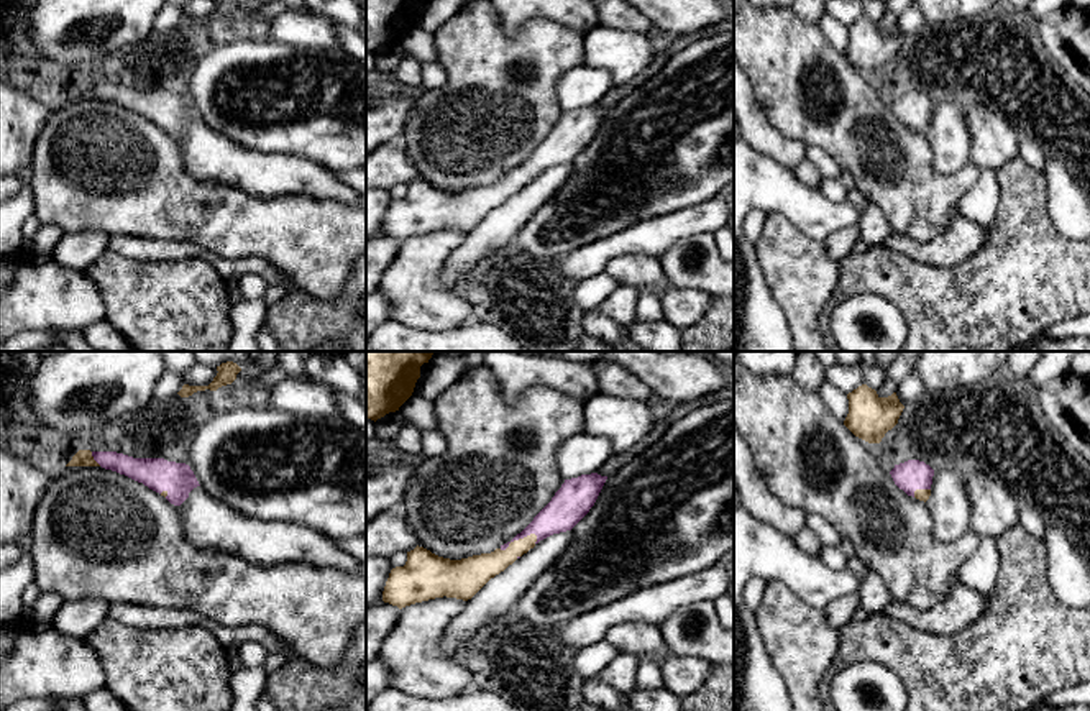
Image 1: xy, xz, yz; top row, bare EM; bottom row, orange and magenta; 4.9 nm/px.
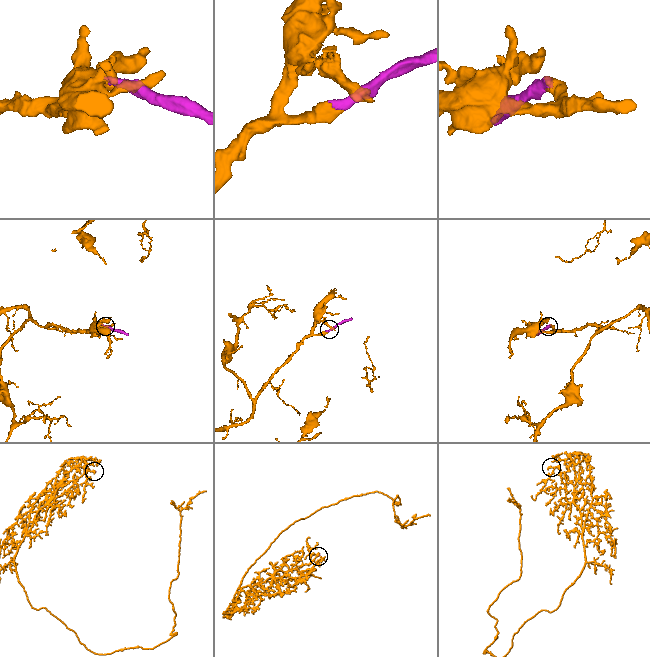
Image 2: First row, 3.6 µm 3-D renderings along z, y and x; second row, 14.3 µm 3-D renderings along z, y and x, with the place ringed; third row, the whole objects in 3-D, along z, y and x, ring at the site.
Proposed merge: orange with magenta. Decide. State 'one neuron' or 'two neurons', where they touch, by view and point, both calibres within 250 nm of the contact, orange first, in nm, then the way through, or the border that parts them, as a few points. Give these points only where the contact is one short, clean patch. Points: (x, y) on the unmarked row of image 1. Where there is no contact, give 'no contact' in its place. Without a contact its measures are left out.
one neuron | xz (519, 171) | 140/170 nm

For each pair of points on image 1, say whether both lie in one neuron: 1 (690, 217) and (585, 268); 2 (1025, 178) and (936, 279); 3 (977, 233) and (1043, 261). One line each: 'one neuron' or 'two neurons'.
1: one neuron
2: one neuron
3: two neurons

